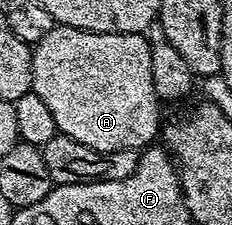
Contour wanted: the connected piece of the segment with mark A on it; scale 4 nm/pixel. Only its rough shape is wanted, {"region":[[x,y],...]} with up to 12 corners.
{"region":[[53,25],[32,90],[95,151],[157,138],[143,34]]}

